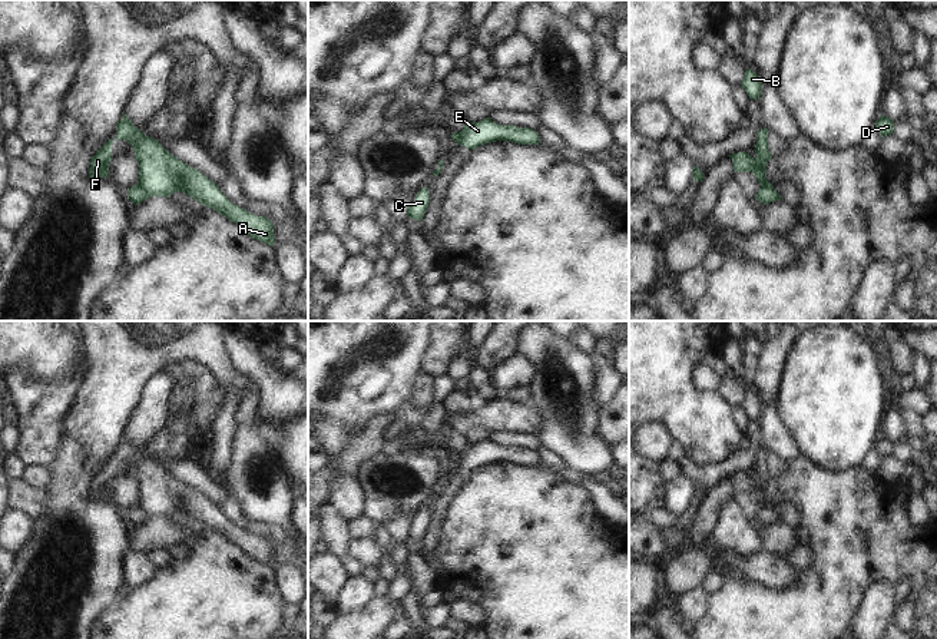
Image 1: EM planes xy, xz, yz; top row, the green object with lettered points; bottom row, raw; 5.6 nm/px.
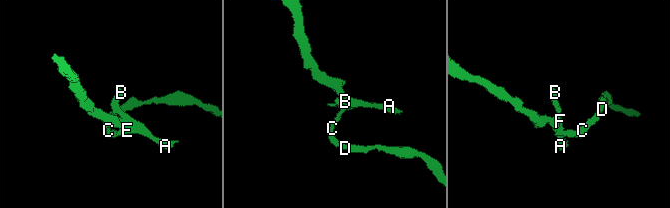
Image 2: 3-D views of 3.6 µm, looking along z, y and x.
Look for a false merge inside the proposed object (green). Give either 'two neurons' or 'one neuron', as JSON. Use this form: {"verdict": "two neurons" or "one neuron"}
{"verdict": "two neurons"}

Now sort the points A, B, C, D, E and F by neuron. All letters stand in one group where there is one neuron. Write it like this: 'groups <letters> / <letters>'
groups A B E F / C D

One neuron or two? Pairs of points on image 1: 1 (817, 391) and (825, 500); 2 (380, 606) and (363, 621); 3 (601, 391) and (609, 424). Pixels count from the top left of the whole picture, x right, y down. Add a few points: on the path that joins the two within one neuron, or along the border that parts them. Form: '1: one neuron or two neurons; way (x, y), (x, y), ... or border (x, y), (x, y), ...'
1: two neurons; border (800, 453), (828, 470), (857, 467)
2: one neuron; way (376, 611), (367, 619)
3: two neurons; border (613, 394), (601, 406)

